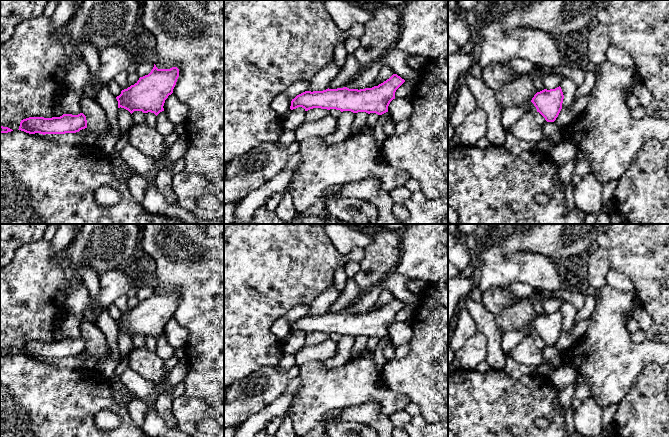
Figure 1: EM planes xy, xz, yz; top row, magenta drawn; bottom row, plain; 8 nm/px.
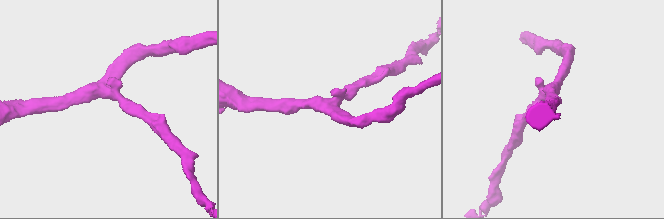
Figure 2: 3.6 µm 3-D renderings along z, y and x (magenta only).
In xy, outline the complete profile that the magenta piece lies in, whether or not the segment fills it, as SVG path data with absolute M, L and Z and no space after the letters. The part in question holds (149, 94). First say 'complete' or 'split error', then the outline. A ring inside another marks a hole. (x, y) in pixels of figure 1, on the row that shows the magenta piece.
complete | M154 64L148 75L140 77L134 84L121 91L116 97L118 108L124 108L131 114L134 111L154 113L156 116L164 111L164 103L173 93L179 77L179 69L158 69Z

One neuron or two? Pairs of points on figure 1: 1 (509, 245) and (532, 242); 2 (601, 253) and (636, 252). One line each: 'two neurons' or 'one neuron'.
1: one neuron
2: two neurons

